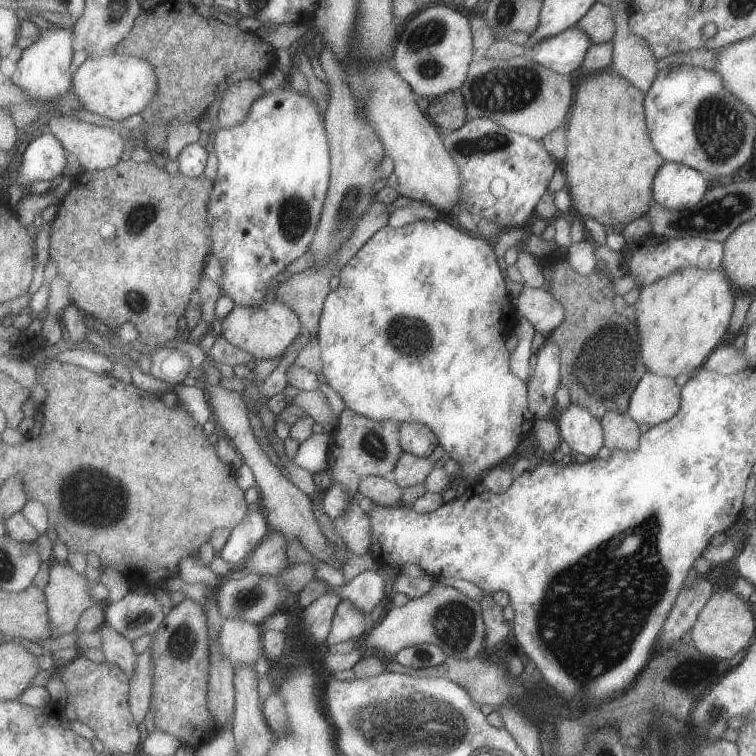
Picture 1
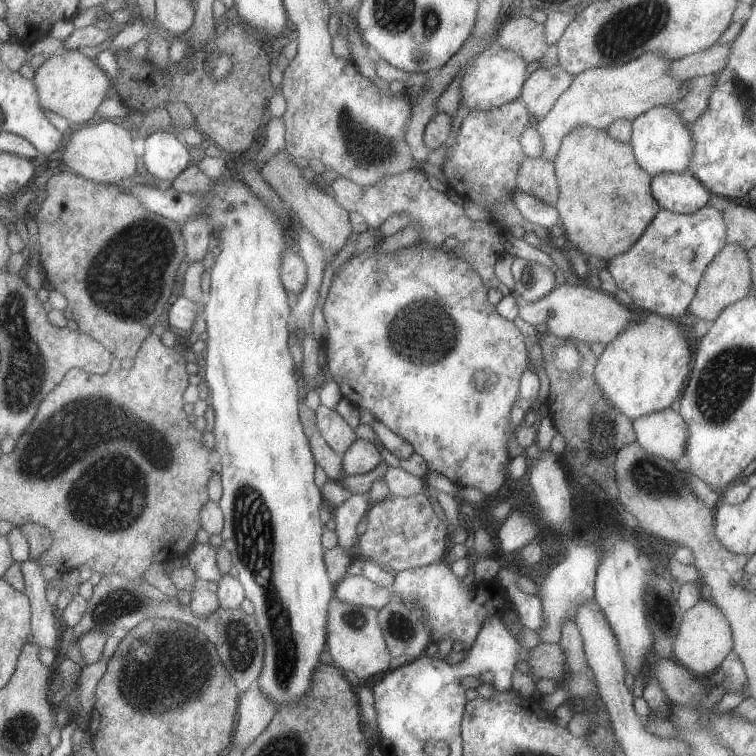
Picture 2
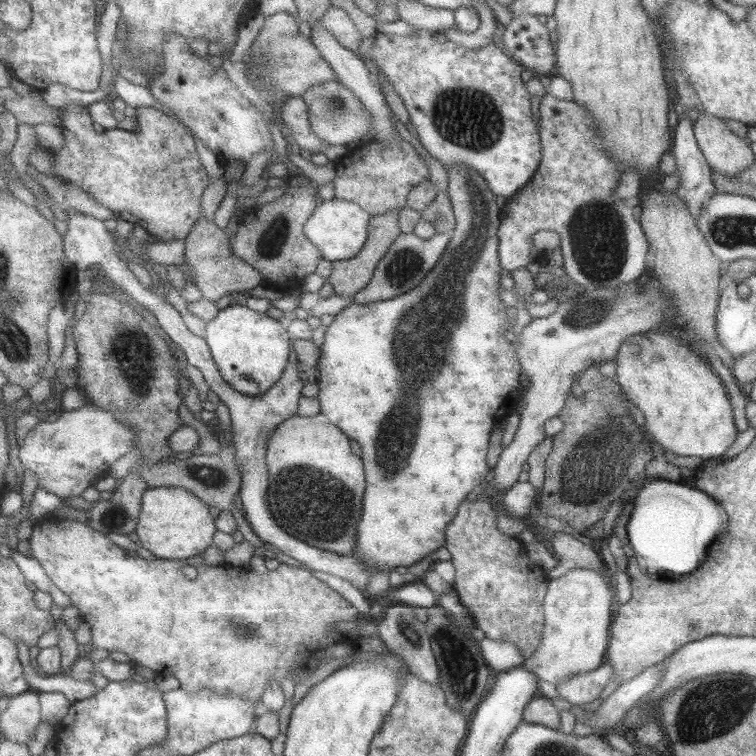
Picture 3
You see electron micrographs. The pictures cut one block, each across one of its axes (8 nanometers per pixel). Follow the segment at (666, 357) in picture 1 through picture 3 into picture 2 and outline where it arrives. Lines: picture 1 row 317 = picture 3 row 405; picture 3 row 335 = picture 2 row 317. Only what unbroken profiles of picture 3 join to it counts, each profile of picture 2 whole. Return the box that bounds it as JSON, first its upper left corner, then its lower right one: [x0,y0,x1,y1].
[593,310,691,422]

